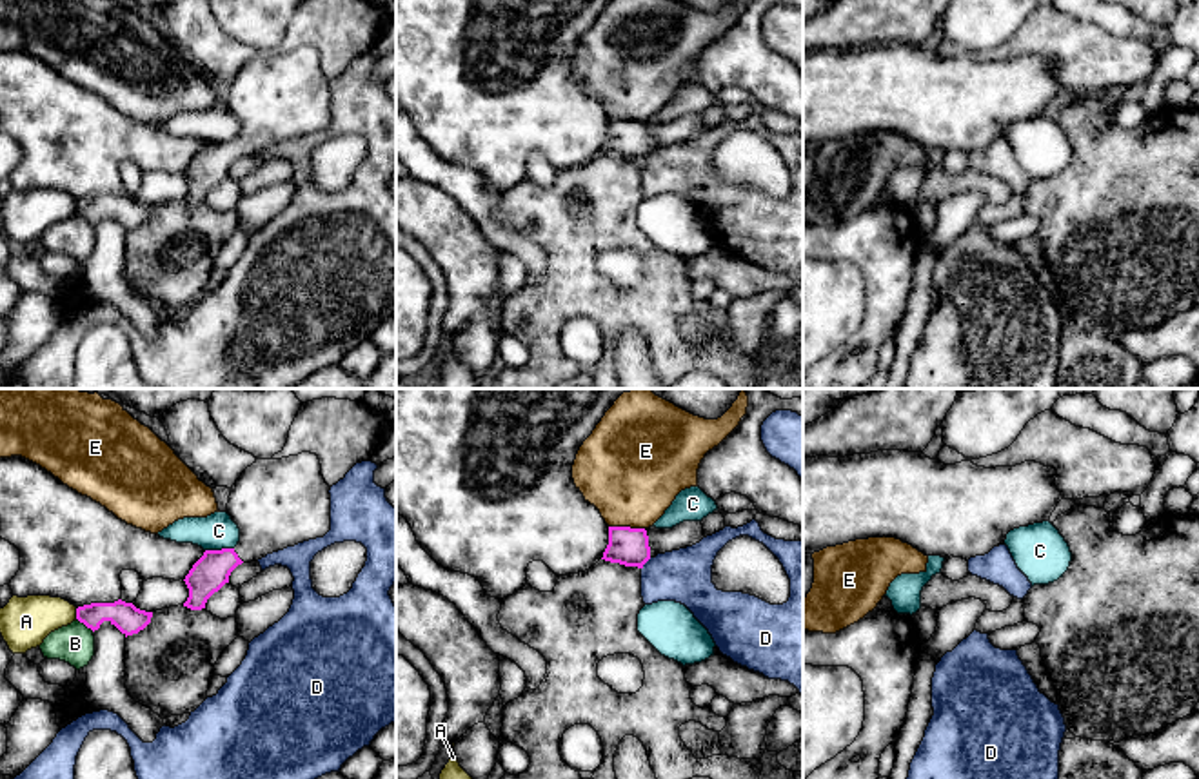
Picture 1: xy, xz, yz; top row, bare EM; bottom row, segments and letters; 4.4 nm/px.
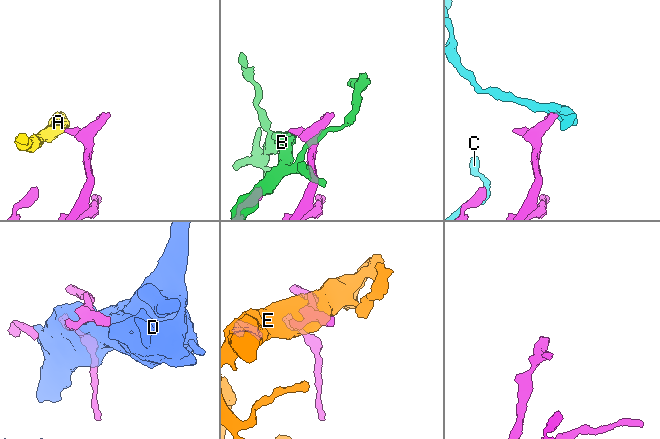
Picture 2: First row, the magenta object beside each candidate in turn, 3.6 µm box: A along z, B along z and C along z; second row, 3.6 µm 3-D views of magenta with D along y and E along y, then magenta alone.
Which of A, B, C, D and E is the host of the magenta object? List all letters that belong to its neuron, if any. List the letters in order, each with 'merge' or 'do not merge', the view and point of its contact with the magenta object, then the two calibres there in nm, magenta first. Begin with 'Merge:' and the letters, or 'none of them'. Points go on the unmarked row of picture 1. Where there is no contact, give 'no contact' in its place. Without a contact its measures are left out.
Merge: none of them
A: do not merge; contact xy (77, 207); calibres 130 and 220 nm
B: do not merge; contact xy (86, 218); calibres 130 and 180 nm
C: do not merge; contact xy (218, 144); calibres 160 and 160 nm
D: do not merge; contact xz (645, 155); calibres 170 and 240 nm
E: do not merge; contact xz (627, 120); calibres 170 and 460 nm

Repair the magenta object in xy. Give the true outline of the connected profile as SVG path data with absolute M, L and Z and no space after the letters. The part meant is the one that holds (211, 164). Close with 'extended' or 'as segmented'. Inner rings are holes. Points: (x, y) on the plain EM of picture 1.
M302 45L282 53L256 53L233 78L225 104L240 122L240 134L234 142L203 145L183 173L189 182L183 200L205 202L207 192L229 176L231 165L242 156L258 154L287 140L323 131L331 123L329 84L316 47Z; extended

